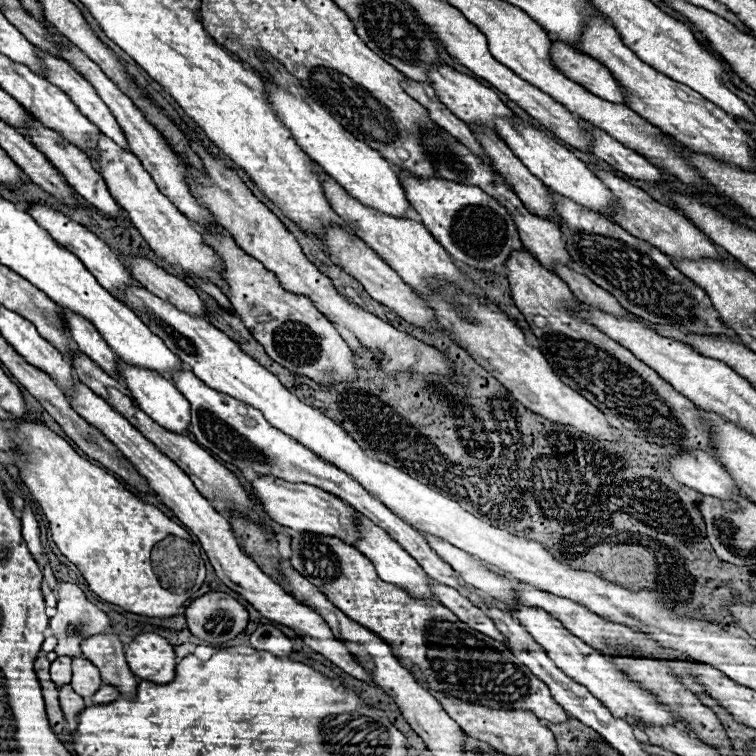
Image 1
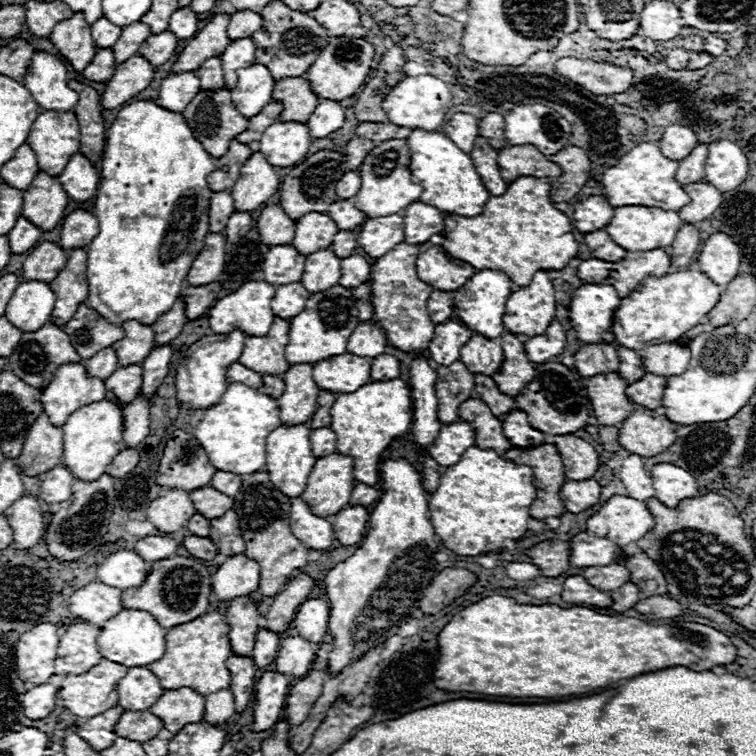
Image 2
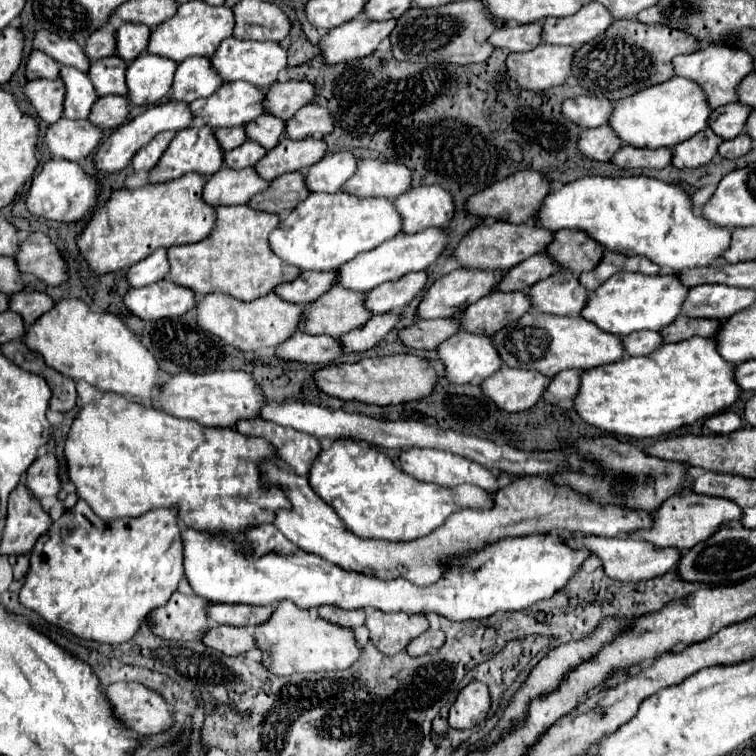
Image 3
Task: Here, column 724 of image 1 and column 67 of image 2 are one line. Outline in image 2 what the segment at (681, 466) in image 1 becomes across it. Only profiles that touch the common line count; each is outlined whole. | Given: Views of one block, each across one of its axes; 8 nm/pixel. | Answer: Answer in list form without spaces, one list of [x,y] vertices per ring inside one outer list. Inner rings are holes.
[[[56,466],[48,472],[44,472],[40,476],[40,480],[42,480],[40,492],[38,492],[40,500],[44,500],[48,504],[58,504],[58,502],[64,502],[70,498],[74,476],[64,466]]]

